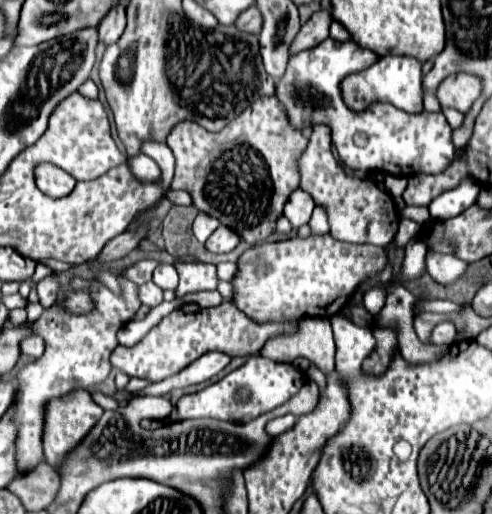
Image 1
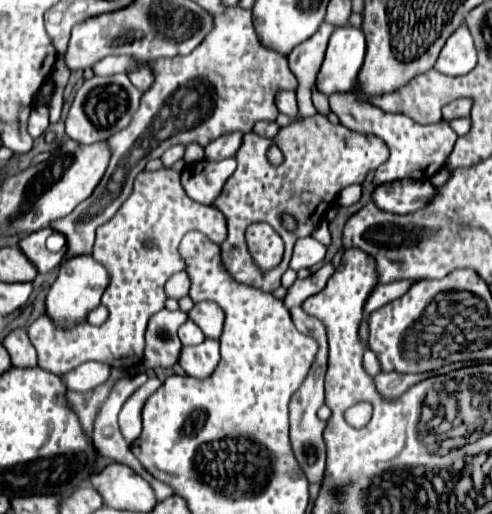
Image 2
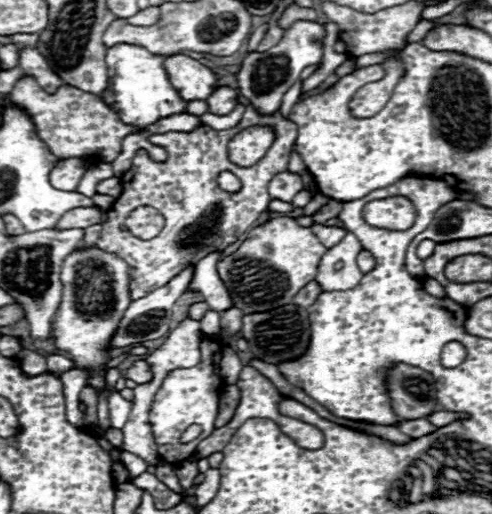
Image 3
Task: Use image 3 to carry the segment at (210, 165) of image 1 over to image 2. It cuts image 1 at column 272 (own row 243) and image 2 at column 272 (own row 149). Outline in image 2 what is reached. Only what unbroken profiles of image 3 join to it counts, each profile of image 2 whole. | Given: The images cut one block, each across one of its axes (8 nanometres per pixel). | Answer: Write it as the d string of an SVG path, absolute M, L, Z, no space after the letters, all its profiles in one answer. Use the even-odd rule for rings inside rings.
M322 114L280 128L274 140L260 138L252 132L244 134L242 146L236 154L238 168L226 180L222 194L214 200L214 206L226 216L228 222L228 238L220 244L220 256L226 272L240 284L274 292L280 286L282 274L288 270L292 248L298 236L308 236L312 232L342 188L350 184L362 184L366 174L376 170L382 162L386 162L386 158L388 146L376 136L354 134L340 124L334 126ZM272 142L284 154L284 162L280 166L272 166L268 162L266 152ZM284 216L292 216L296 220L294 230L286 230L282 226ZM254 222L268 222L274 230L280 230L280 236L286 244L282 262L268 272L260 272L246 250L244 232Z

